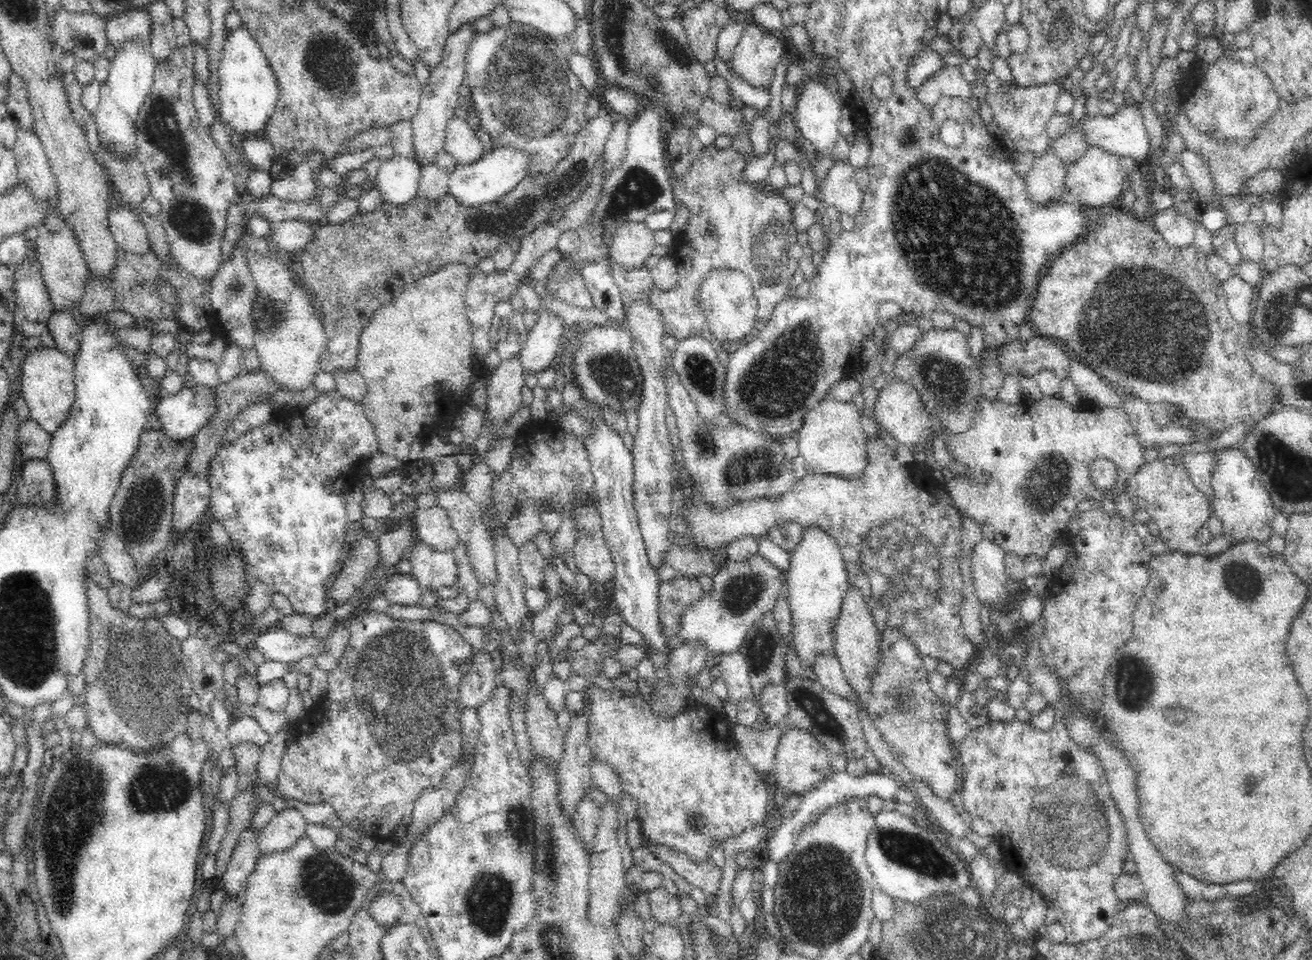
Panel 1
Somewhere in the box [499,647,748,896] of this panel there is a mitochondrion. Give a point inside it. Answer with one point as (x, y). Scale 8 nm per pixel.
(549, 849)

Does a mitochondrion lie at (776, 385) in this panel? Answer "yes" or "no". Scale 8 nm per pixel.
yes

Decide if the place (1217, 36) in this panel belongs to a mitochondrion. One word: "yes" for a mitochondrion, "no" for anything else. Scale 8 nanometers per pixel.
no

